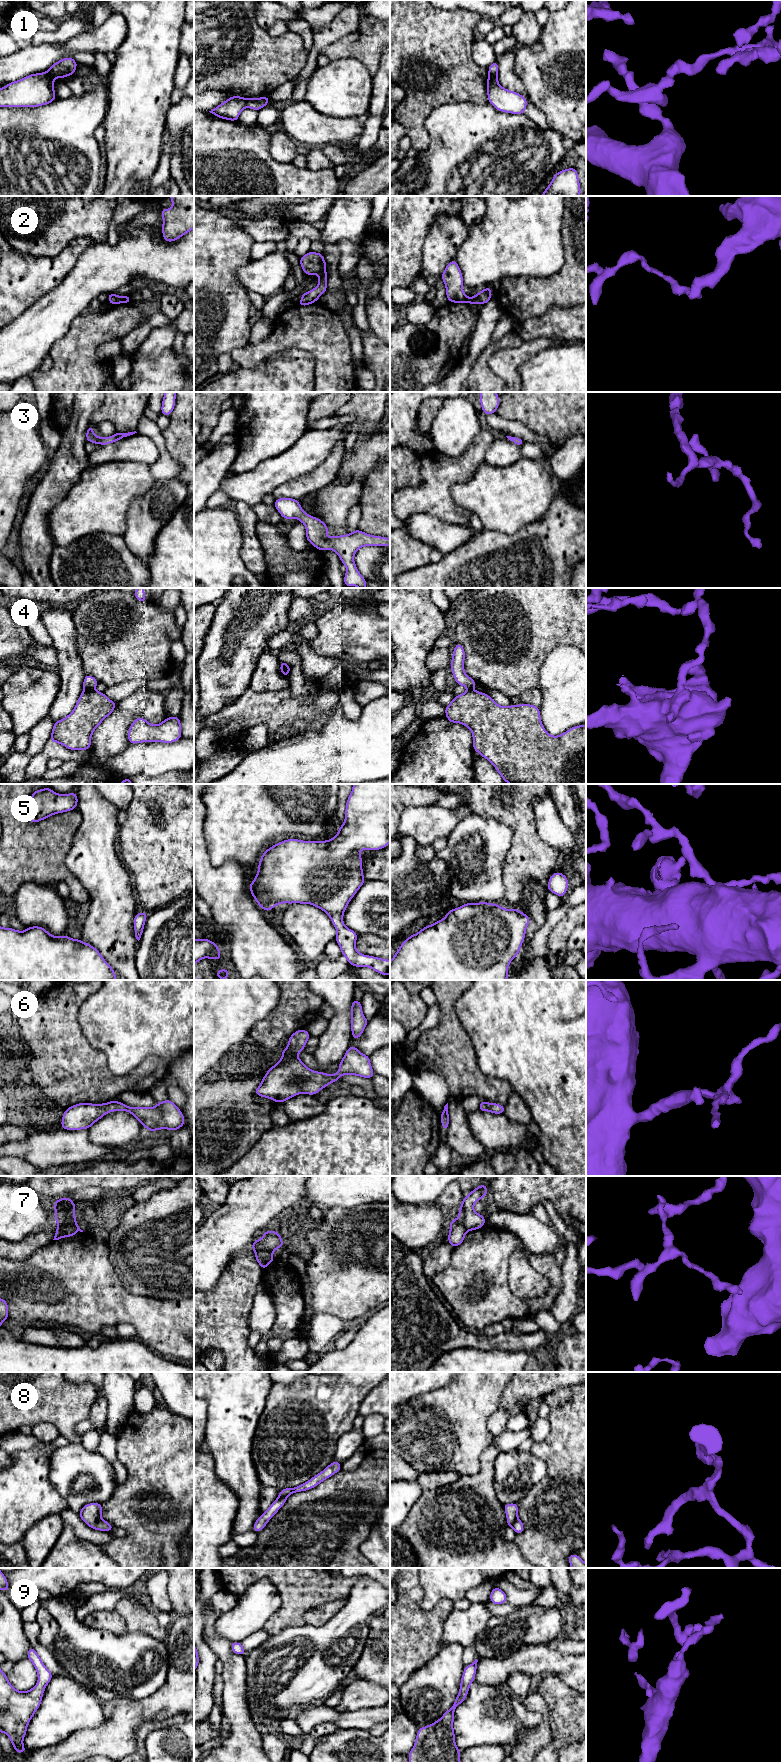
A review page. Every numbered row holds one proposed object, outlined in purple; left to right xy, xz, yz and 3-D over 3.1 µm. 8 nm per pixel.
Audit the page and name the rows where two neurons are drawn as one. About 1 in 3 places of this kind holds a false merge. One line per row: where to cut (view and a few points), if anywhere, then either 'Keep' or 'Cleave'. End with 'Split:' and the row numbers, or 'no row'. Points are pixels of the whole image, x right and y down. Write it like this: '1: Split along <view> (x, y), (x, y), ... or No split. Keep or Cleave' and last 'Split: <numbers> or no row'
1: Split along xz (245, 99), (246, 106). Cleave
2: Split along xz (324, 270), (317, 273). Cleave
3: No split. Keep
4: Split along xy (94, 688), (84, 690). Cleave
5: No split. Keep
6: No split. Keep
7: Split along xy (76, 1223), (70, 1226), (58, 1226). Cleave
8: No split. Keep
9: No split. Keep
Split: 1, 2, 4, 7

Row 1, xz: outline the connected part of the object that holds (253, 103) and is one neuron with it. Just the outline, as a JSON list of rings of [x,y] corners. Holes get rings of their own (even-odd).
[[[268,96],[246,99],[246,107],[259,111],[269,103]]]

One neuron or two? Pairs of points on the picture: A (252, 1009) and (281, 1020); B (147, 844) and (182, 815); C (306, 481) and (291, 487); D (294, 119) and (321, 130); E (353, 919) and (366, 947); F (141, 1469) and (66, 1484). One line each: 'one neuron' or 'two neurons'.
A: two neurons
B: one neuron
C: one neuron
D: one neuron
E: two neurons
F: two neurons

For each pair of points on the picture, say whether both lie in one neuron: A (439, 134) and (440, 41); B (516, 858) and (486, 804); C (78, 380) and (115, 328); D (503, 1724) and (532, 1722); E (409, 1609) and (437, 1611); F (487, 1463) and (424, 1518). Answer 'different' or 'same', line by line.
A: different
B: same
C: same
D: same
E: same
F: same

